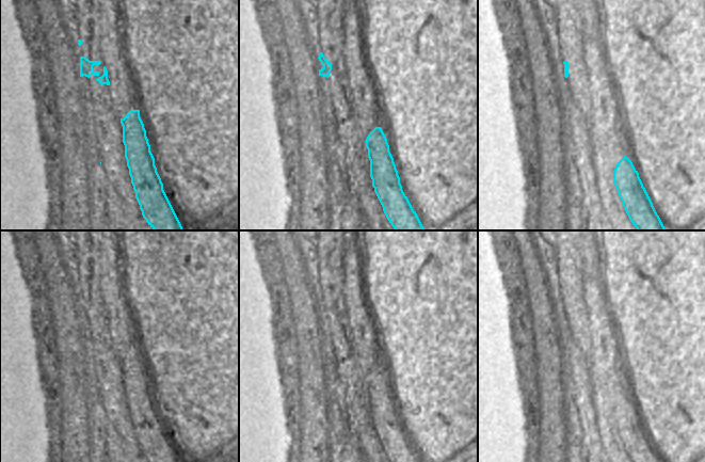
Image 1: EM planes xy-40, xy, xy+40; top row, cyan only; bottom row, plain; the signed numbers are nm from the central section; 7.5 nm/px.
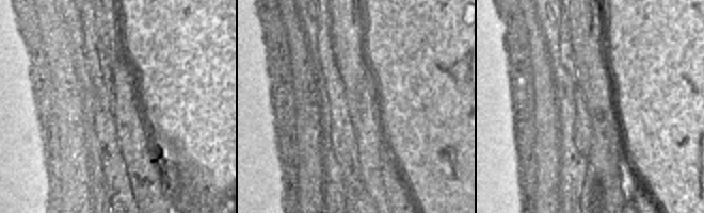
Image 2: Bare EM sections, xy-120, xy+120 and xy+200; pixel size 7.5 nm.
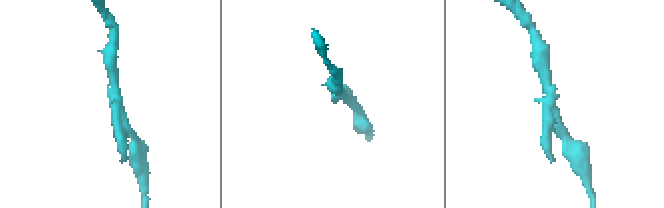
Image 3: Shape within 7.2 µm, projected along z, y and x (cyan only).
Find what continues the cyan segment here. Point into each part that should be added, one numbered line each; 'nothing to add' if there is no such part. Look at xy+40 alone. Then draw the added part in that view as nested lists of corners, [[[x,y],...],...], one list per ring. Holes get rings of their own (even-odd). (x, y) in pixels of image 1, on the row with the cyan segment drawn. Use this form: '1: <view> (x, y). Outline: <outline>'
nothing to add

